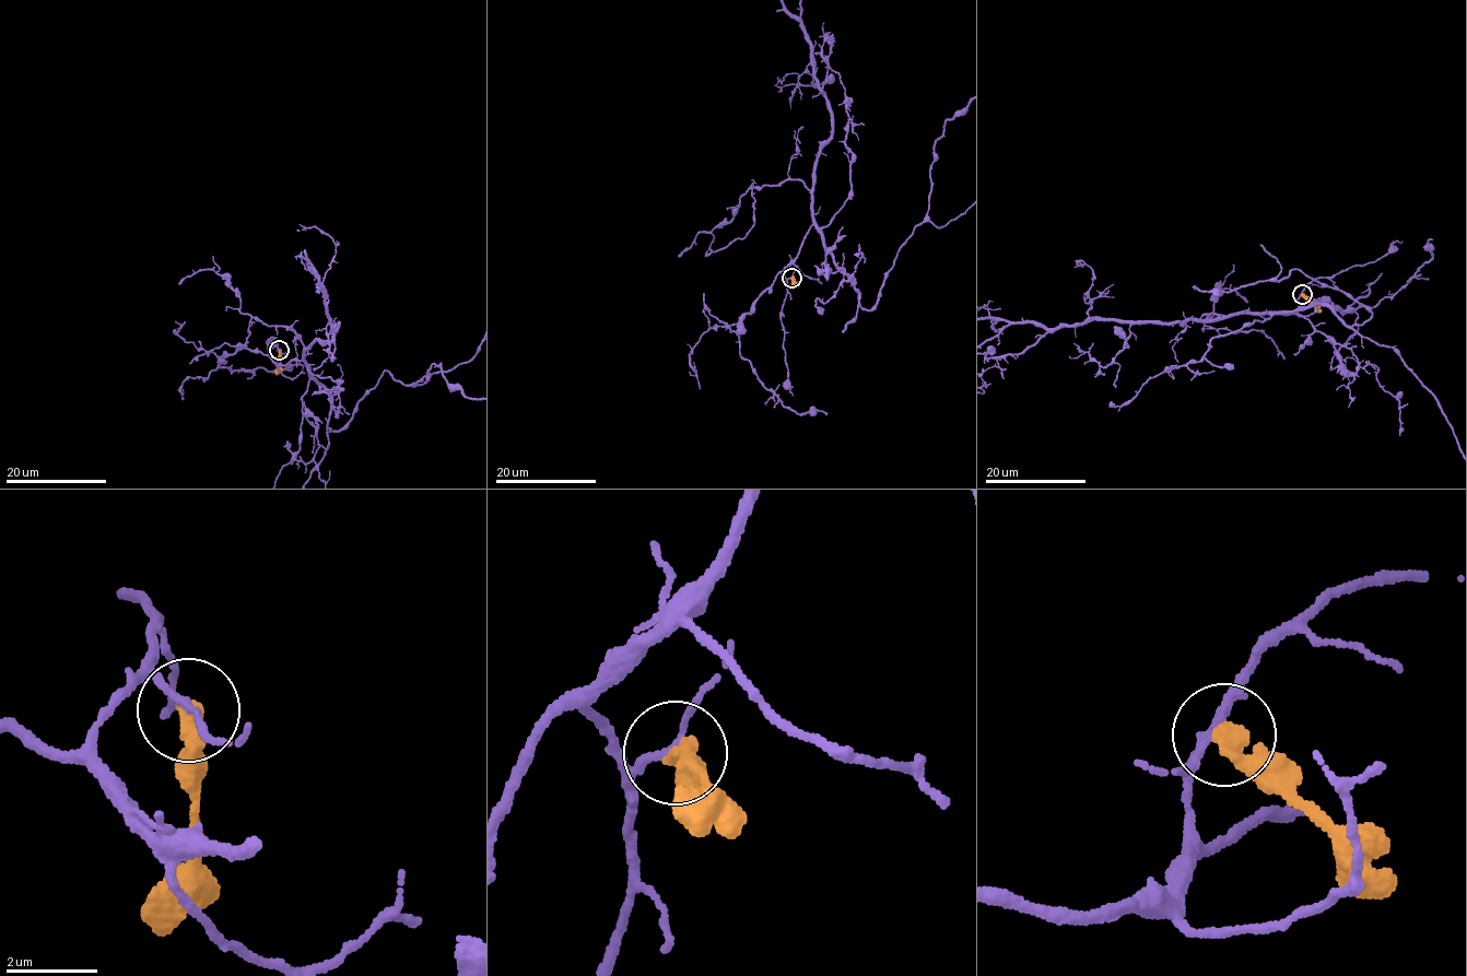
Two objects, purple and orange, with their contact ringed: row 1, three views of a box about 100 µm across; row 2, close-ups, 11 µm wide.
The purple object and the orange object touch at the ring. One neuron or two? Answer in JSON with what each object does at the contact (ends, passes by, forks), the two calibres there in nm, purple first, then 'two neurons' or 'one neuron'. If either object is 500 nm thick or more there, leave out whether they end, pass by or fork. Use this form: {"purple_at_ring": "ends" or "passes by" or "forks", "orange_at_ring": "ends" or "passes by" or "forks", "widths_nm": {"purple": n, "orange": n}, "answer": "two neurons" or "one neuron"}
{"purple_at_ring": "passes by", "orange_at_ring": "ends", "widths_nm": {"purple": 130, "orange": 440}, "answer": "two neurons"}

